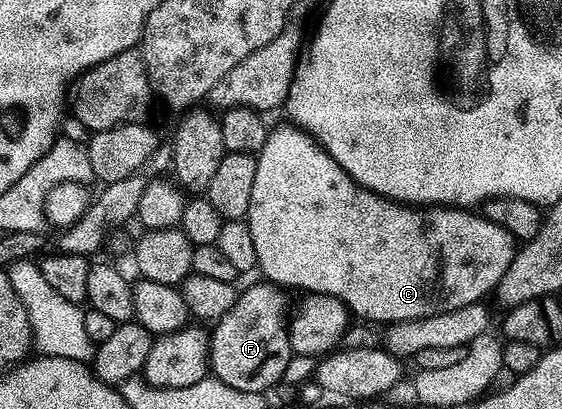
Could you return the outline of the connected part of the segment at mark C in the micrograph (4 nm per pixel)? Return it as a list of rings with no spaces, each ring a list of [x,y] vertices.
[[[294,126],[288,128],[273,127],[266,138],[266,146],[256,156],[258,174],[254,174],[254,191],[250,194],[250,210],[246,222],[250,226],[250,235],[254,238],[254,254],[259,271],[264,271],[263,279],[271,282],[281,289],[301,288],[301,293],[317,292],[318,294],[330,294],[338,298],[348,307],[353,317],[361,316],[361,321],[369,325],[385,324],[391,326],[401,324],[407,320],[417,320],[433,316],[435,312],[449,312],[455,308],[461,308],[467,304],[478,304],[485,299],[484,295],[491,293],[500,283],[502,274],[506,274],[506,266],[510,266],[514,255],[514,241],[510,233],[502,230],[494,222],[490,222],[482,214],[475,216],[475,211],[451,206],[405,206],[388,200],[377,192],[371,192],[364,188],[330,154],[325,148],[321,148],[307,133]]]

